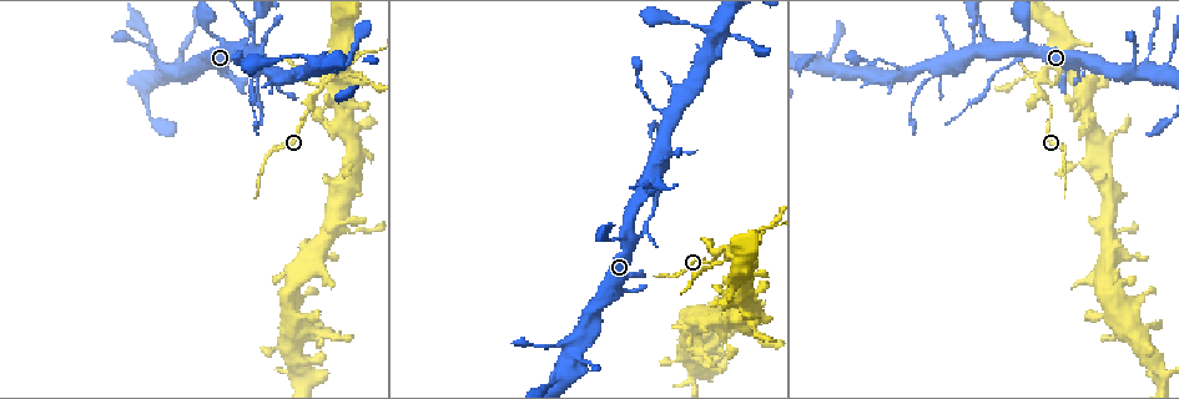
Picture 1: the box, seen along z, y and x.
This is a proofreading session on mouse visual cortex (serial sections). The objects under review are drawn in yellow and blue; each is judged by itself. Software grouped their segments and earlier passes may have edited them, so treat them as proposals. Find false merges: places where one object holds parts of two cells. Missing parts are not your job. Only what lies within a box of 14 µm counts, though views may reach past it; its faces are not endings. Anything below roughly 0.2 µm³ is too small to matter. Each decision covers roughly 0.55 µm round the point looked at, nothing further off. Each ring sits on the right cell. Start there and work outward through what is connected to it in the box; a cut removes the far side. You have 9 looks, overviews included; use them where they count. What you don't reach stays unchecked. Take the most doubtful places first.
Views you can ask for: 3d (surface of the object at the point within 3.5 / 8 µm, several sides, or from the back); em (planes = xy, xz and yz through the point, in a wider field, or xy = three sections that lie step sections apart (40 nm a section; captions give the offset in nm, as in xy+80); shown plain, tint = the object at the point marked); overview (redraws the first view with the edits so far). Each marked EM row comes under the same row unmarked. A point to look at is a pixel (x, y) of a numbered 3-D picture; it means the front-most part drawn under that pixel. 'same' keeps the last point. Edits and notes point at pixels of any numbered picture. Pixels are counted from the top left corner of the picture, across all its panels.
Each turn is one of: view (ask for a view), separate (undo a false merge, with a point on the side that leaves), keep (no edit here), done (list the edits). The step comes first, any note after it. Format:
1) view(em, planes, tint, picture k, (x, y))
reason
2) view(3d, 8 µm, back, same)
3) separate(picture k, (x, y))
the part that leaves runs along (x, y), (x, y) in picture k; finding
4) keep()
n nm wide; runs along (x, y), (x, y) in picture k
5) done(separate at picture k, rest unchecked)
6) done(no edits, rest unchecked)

view(3d, 3.5 µm, picture 1, (729, 255))
three arms meet

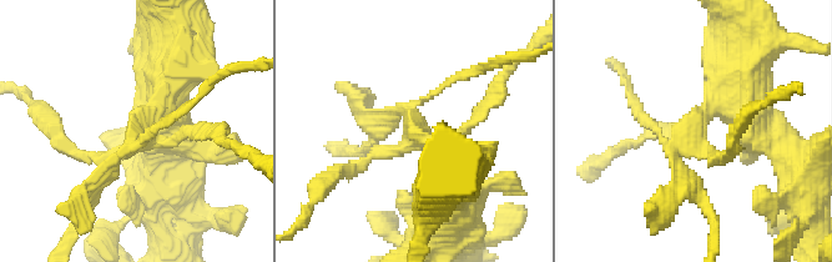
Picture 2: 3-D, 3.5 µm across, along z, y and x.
view(em, xy, step 1, tint, picture 2, (133, 135))
now the EM

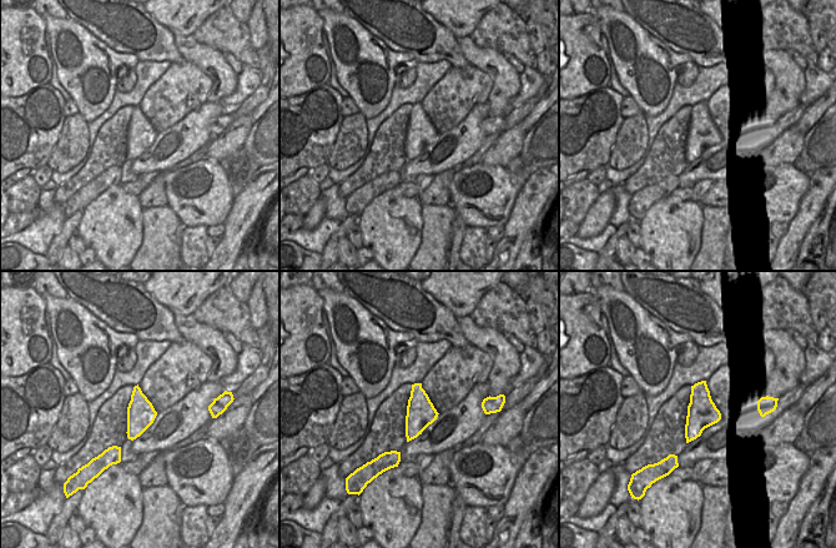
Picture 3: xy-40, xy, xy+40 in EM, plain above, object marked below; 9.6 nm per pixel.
keep()
runs along (92, 191), (161, 102), (165, 114) in picture 2; continuous, no second cell

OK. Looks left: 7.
view(3d, 3.5 µm, picture 1, (157, 68))
arms part here

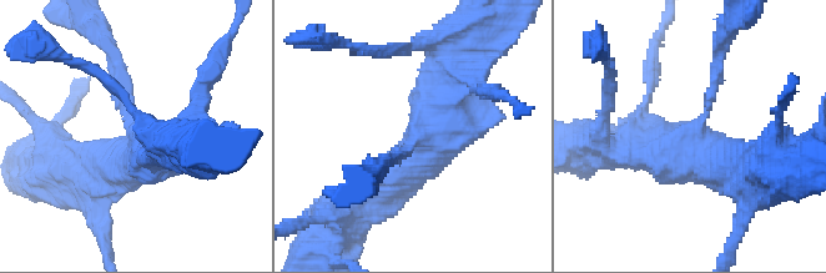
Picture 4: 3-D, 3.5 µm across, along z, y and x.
view(em, xy, step 1, tint, picture 4, (695, 129))
3 arms; arms of 150, 500, 600 nm

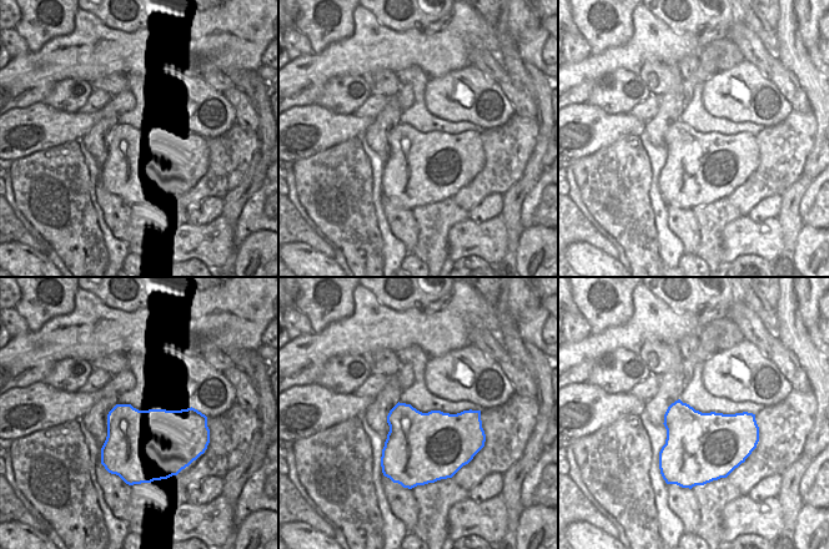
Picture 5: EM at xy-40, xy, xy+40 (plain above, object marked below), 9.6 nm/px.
keep()
runs along (462, 62), (451, 121), (378, 193) in picture 4; one cell here

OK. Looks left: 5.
view(3d, 3.5 µm, back, picture 1, (640, 194))
abrupt turn

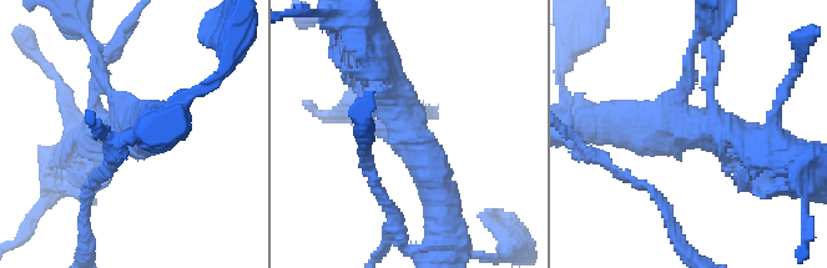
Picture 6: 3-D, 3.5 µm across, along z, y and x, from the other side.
view(em, planes, tint, picture 6, (414, 135))
4 arms; arms of 150, 200, 450, 450 nm

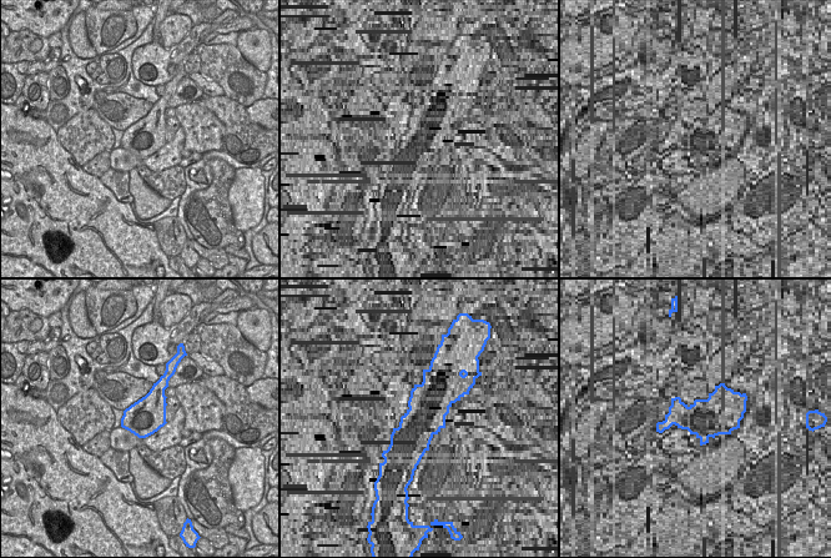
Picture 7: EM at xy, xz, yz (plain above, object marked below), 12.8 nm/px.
keep()
runs along (444, 207), (387, 66) in picture 6; all the same cell

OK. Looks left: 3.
view(em, xy, step 1, tint, picture 1, (316, 249))
a fork

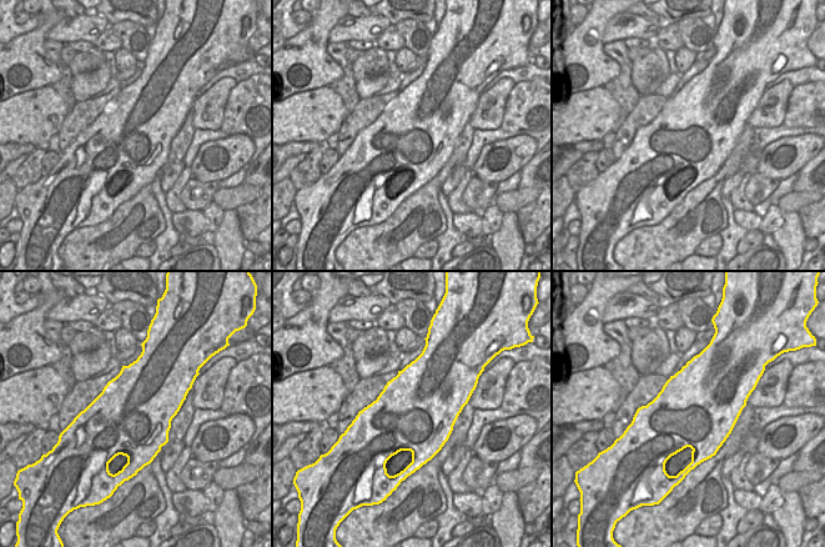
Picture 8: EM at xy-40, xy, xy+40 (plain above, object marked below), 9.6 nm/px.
view(3d, 3.5 µm, same)

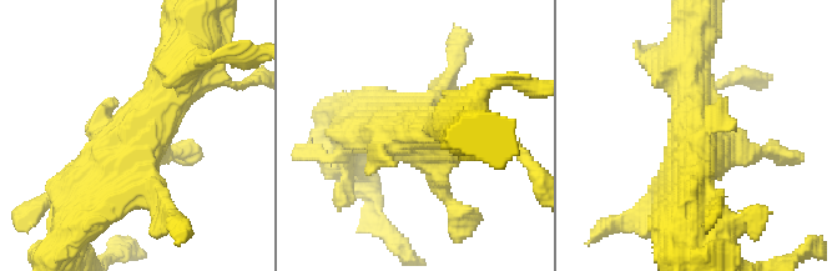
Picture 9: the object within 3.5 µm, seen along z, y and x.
keep()
runs along (182, 63), (162, 105), (79, 190) in picture 9; continuous, no second cell

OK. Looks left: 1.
done(no edits, rest unchecked)

